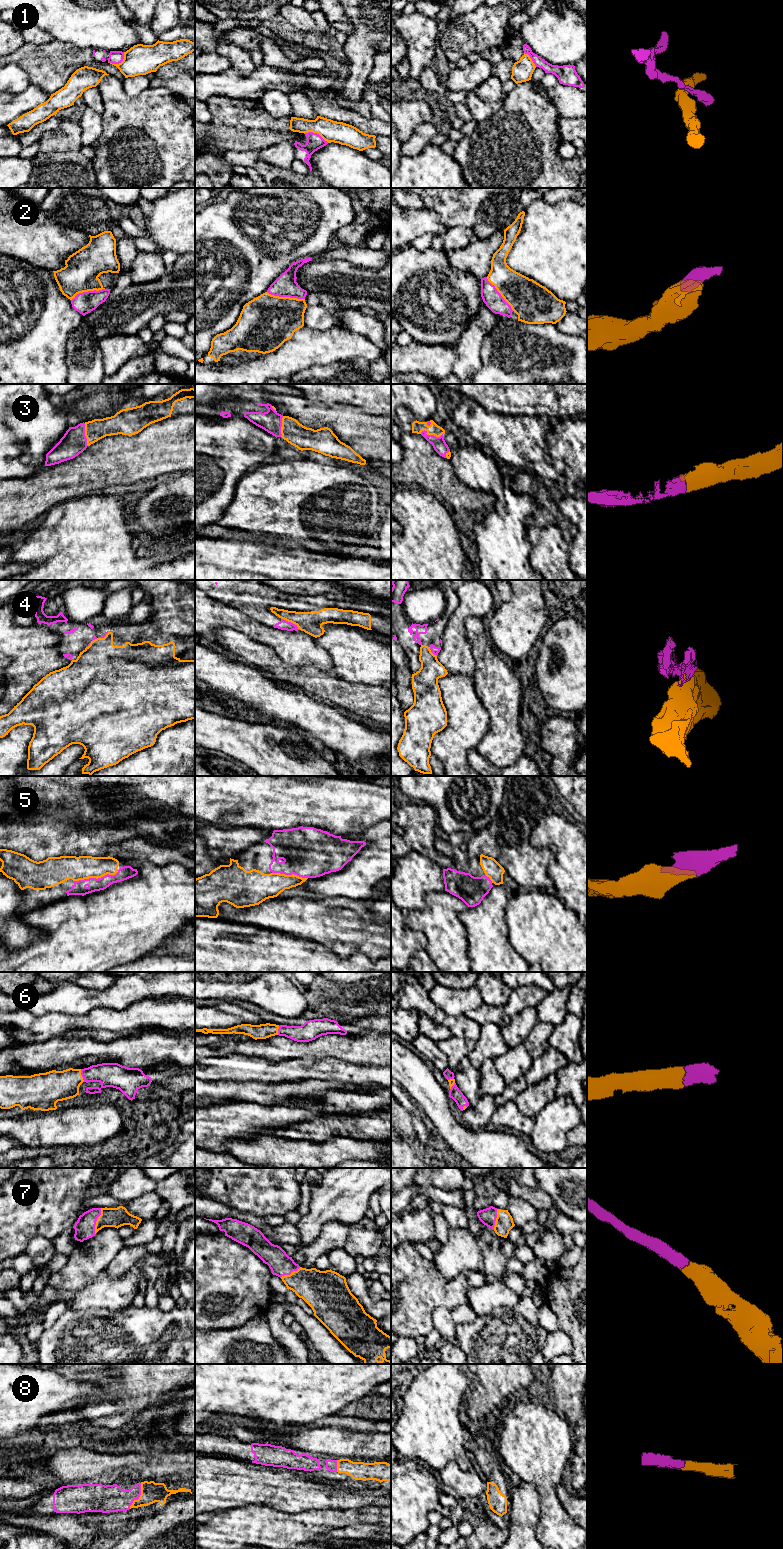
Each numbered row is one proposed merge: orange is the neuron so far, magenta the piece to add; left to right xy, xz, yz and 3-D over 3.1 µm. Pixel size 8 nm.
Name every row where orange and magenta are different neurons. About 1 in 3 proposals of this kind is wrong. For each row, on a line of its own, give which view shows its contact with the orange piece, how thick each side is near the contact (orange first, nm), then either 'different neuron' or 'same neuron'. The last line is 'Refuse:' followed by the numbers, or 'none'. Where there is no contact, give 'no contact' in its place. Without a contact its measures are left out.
1: xz | 180/130 nm | different neuron
2: xz | 420/180 nm | same neuron
3: yz | 100/110 nm | same neuron
4: xz | 180/80 nm | different neuron
5: xy | 190/110 nm | same neuron
6: xy | 260/190 nm | same neuron
7: xy | 160/160 nm | same neuron
8: xy | 170/220 nm | same neuron
Refuse: 1, 4

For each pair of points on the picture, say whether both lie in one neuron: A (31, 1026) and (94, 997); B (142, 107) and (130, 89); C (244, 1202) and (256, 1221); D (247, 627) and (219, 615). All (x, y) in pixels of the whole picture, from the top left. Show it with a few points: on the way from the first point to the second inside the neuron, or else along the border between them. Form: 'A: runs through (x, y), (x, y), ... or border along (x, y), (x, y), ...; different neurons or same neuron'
A: border along (84, 1014), (47, 1012), (38, 1016); different neurons
B: border along (122, 81), (130, 96), (138, 96), (149, 86); different neurons
C: border along (229, 1207), (258, 1215), (262, 1218); different neurons
D: runs through (240, 622), (226, 616); same neuron

